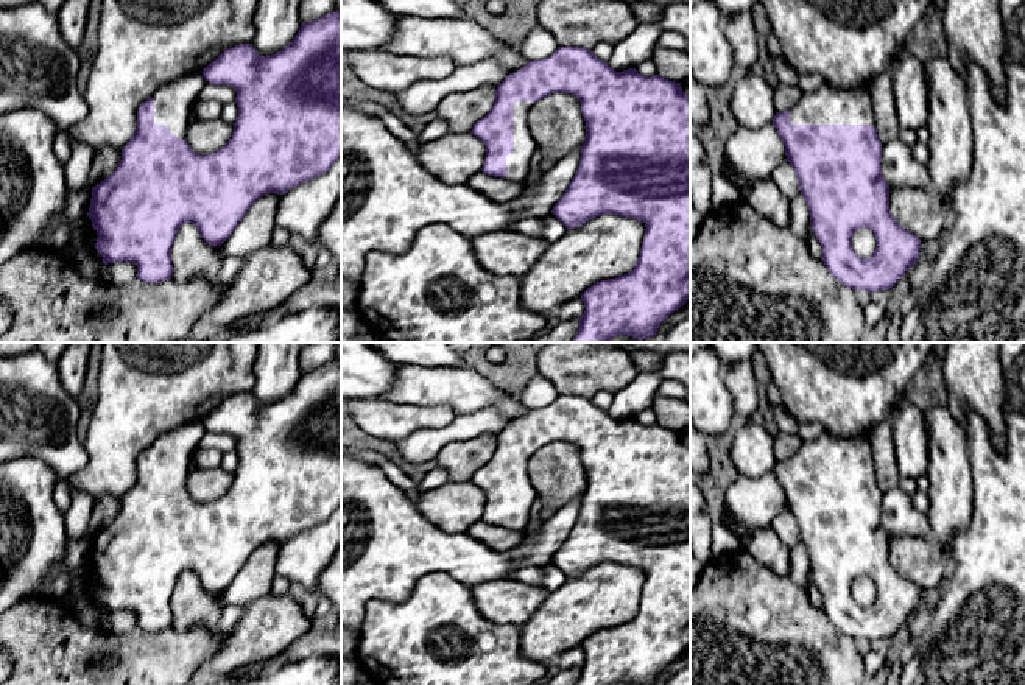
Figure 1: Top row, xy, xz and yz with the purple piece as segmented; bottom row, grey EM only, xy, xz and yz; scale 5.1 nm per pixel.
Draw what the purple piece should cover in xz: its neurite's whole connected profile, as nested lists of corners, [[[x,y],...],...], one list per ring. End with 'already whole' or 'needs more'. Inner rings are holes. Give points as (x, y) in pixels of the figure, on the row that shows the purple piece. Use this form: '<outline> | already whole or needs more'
[[[558,47],[551,56],[530,61],[523,68],[509,73],[497,86],[494,106],[474,125],[470,132],[486,145],[483,173],[516,182],[527,177],[536,151],[536,142],[528,128],[530,109],[551,93],[575,95],[586,121],[578,171],[551,213],[567,229],[579,227],[606,213],[636,218],[646,227],[636,266],[628,274],[594,283],[581,294],[586,310],[572,342],[609,342],[618,335],[636,339],[650,338],[690,299],[690,98],[682,92],[681,83],[659,75],[646,78],[636,68],[615,72],[590,50]]] | needs more

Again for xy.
[[[341,11],[302,23],[294,39],[271,56],[259,56],[252,44],[224,50],[203,72],[170,81],[140,104],[136,134],[122,149],[117,170],[92,187],[86,216],[98,234],[95,248],[104,265],[132,262],[137,279],[160,283],[173,277],[171,246],[182,224],[198,227],[206,243],[221,246],[251,206],[266,193],[290,188],[329,171],[341,157]],[[206,83],[227,84],[237,90],[238,117],[229,142],[212,154],[196,154],[187,143],[187,123]]] | needs more

